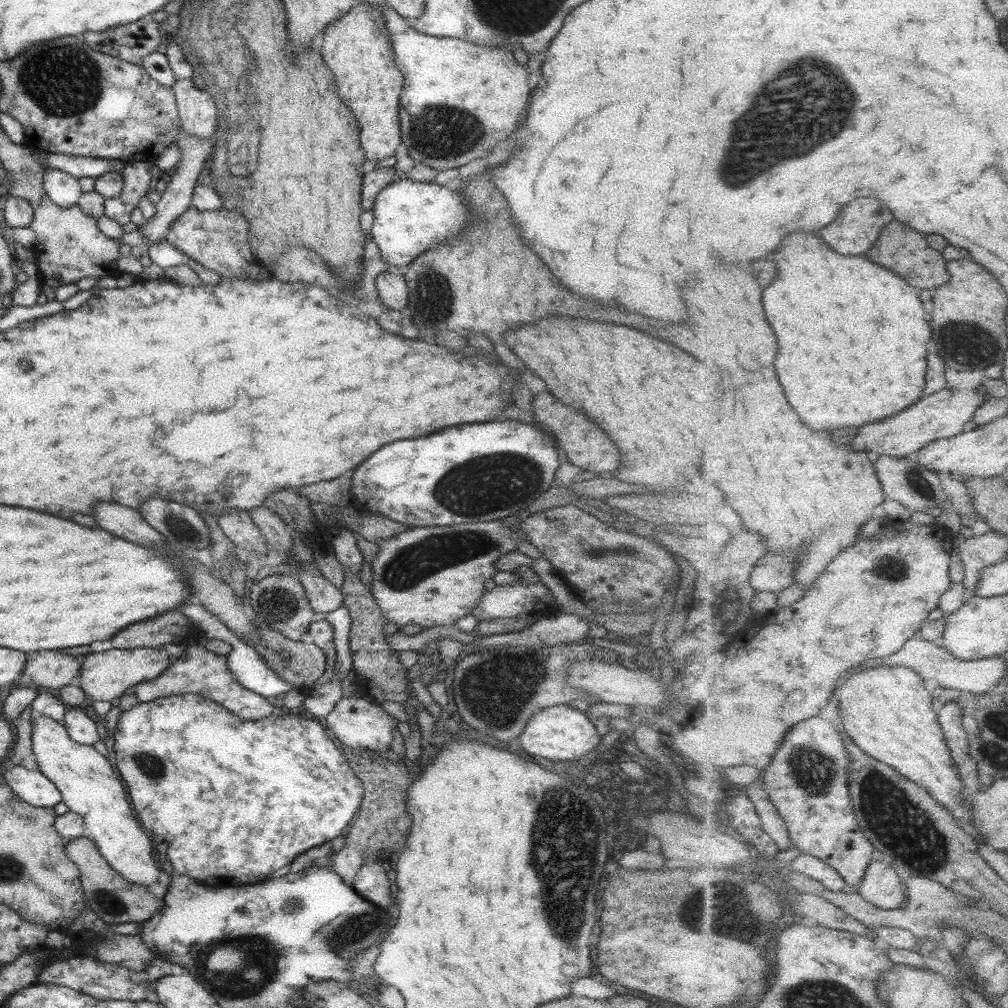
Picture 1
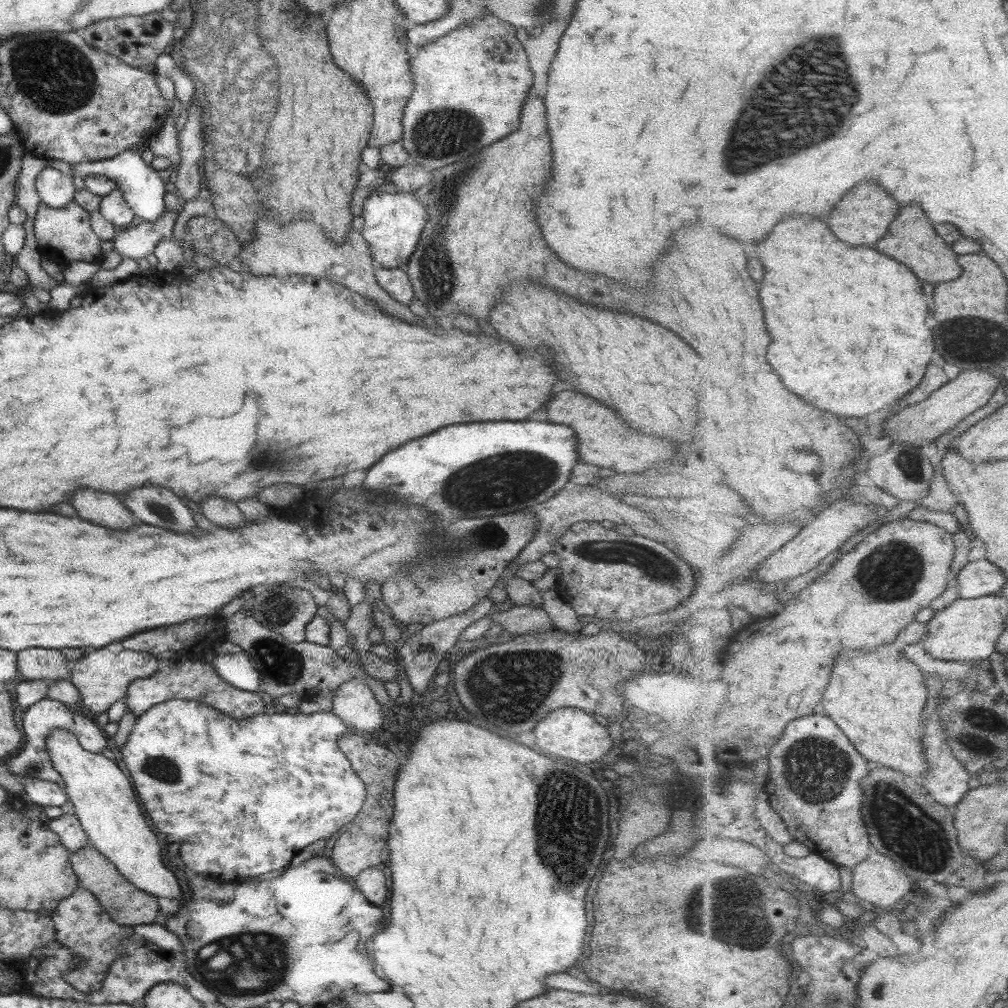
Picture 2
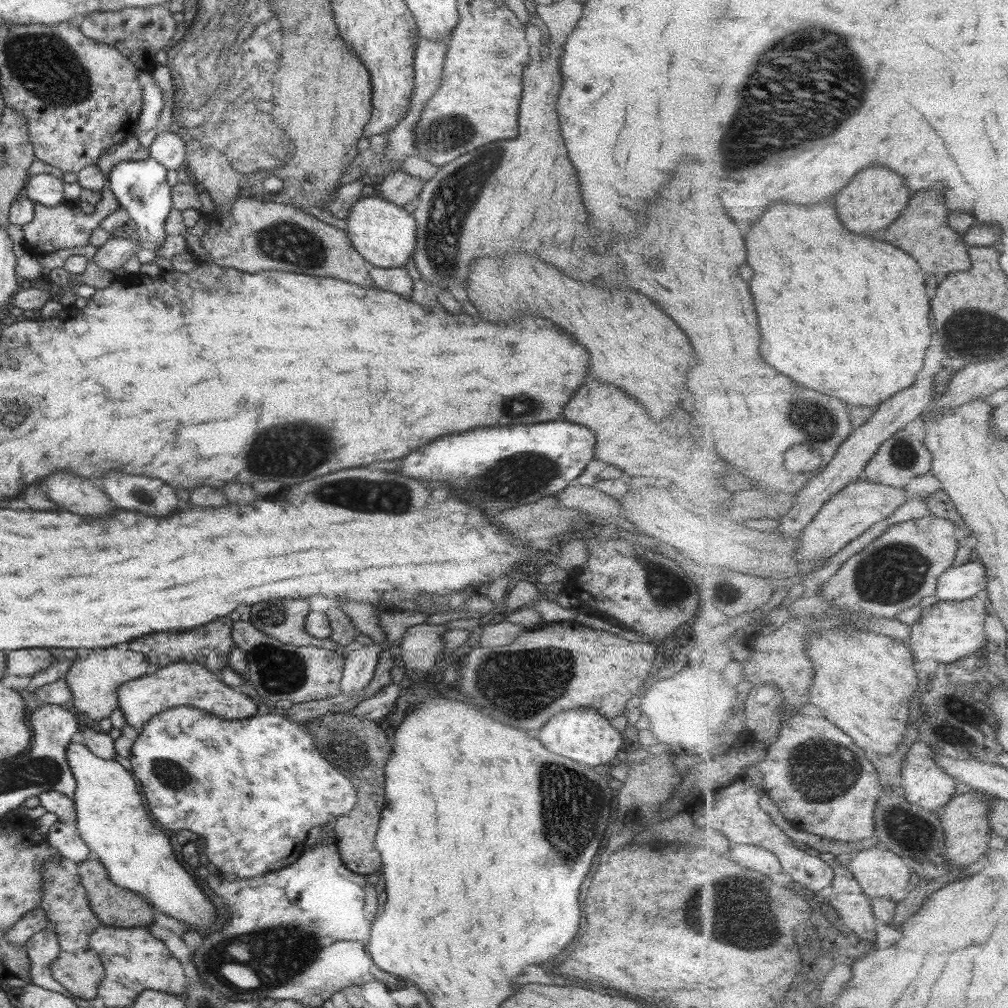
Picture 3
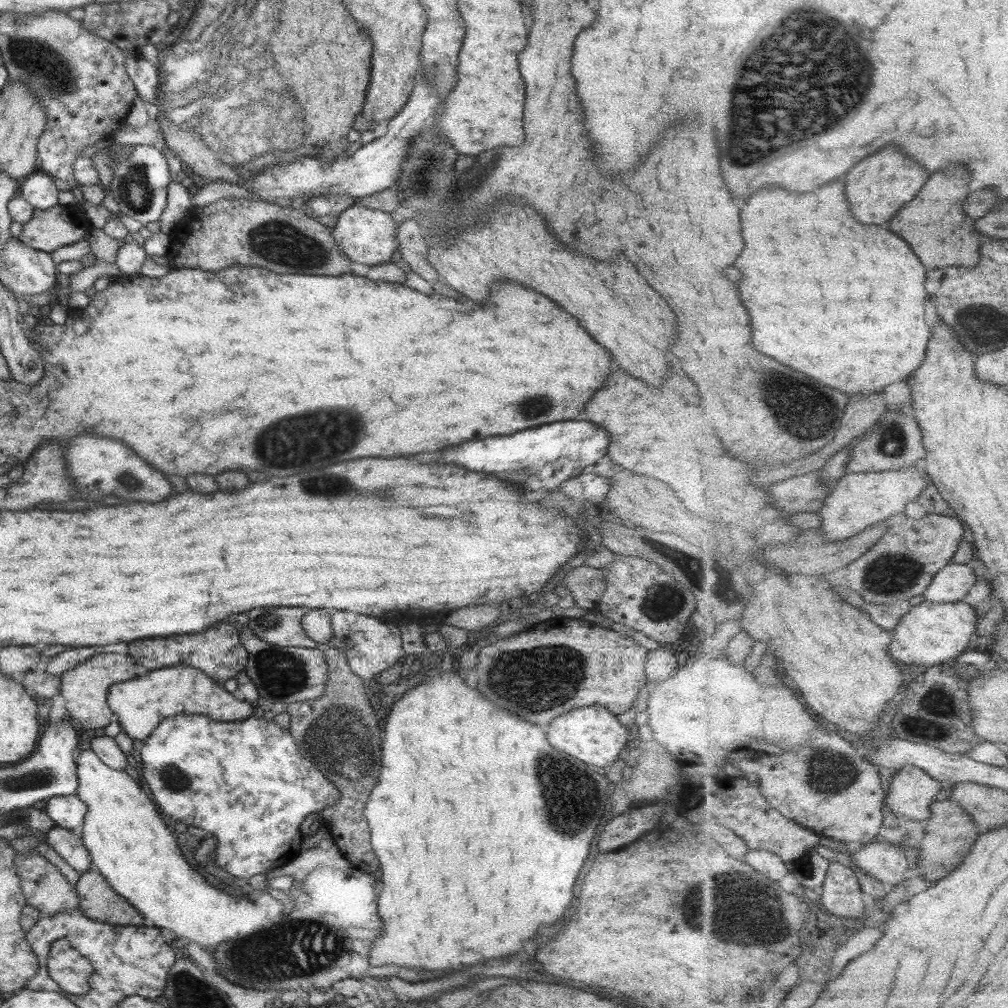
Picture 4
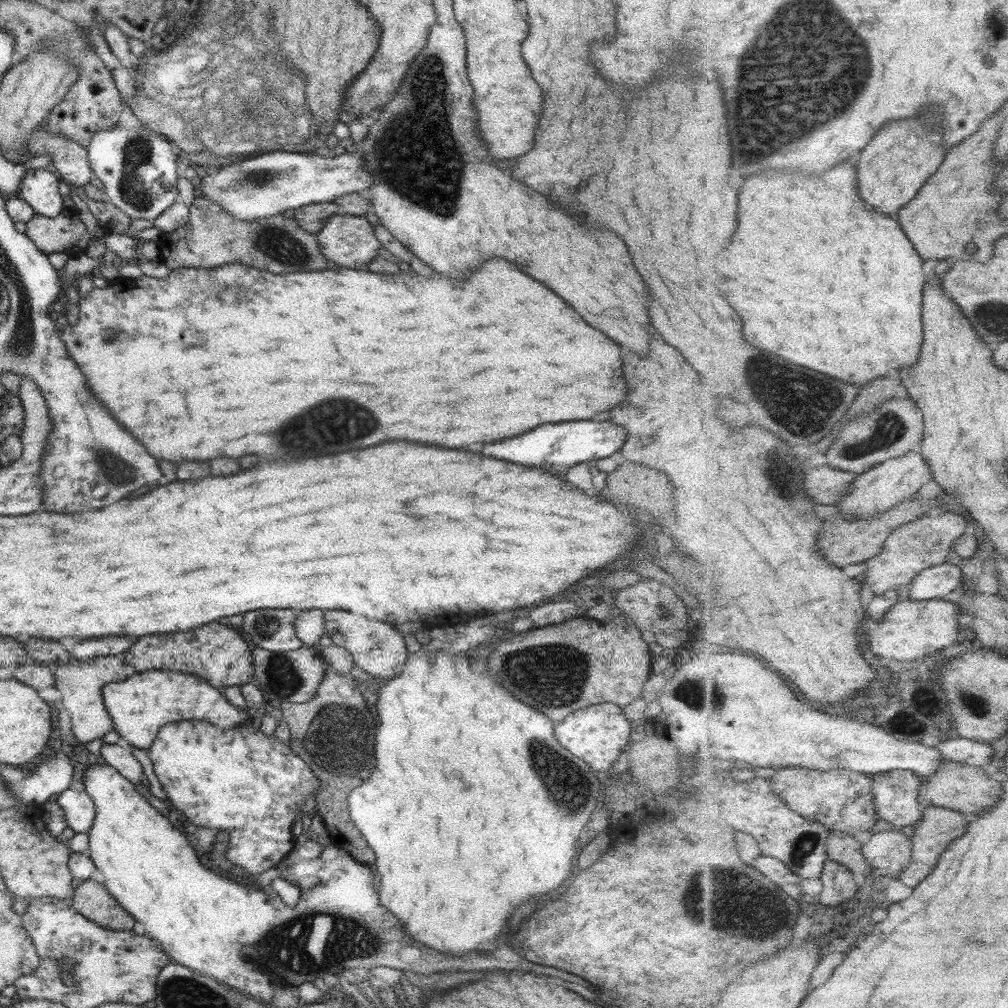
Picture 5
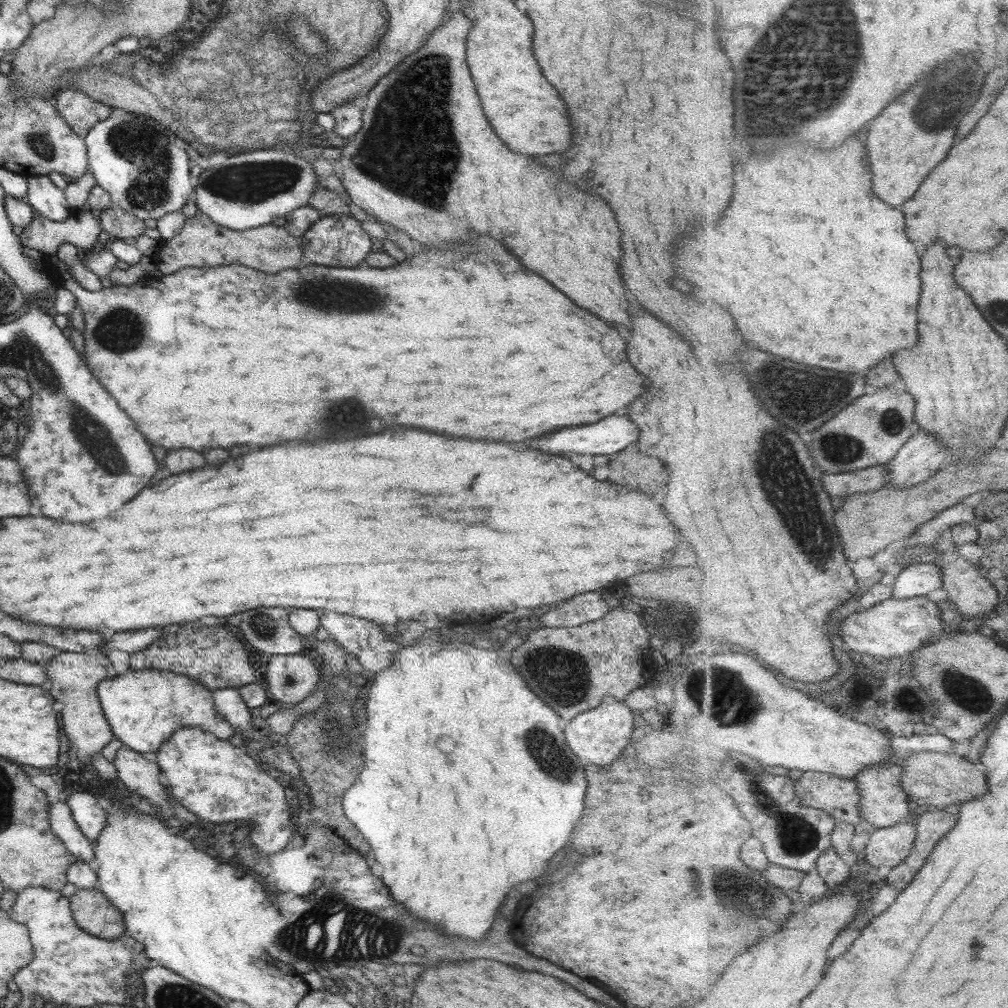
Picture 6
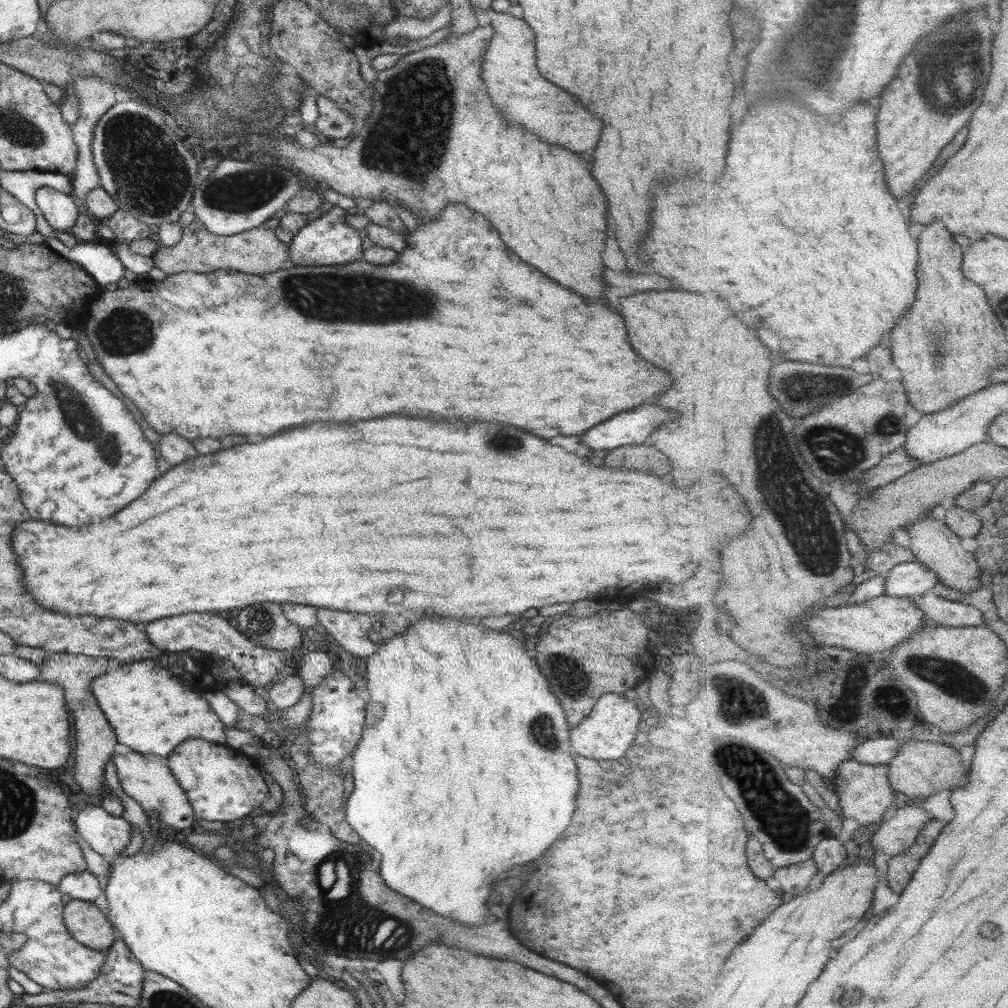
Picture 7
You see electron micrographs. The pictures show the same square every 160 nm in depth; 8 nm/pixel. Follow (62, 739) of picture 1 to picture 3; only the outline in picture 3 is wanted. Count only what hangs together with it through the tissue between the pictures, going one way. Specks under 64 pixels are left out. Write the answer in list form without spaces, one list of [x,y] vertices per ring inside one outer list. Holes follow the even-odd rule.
[[[79,743],[67,744],[65,760],[76,783],[72,800],[77,835],[95,852],[111,882],[141,895],[152,909],[182,922],[185,929],[211,928],[215,922],[213,906],[177,864],[167,836],[153,826],[129,771],[113,759],[97,758]]]

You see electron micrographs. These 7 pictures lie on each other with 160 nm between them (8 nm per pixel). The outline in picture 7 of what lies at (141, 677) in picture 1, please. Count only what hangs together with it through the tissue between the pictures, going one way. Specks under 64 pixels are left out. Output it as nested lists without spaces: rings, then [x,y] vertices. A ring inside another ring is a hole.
[[[46,652],[39,666],[38,680],[56,684],[61,687],[64,705],[73,716],[73,732],[75,732],[75,776],[73,780],[79,784],[79,792],[85,796],[105,796],[103,794],[103,770],[105,763],[111,758],[110,754],[117,740],[111,725],[105,720],[96,698],[91,692],[91,683],[95,677],[105,674],[107,658],[90,657],[87,655]]]

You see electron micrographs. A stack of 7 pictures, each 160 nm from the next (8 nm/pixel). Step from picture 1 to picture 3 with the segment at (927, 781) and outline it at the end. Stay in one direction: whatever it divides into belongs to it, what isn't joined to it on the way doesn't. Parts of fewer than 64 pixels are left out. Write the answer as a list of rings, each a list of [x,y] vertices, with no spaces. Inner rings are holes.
[[[832,628],[831,630],[820,630],[820,632],[812,632],[810,634],[811,640],[809,642],[809,654],[813,654],[813,664],[817,666],[817,682],[813,684],[813,702],[815,707],[821,708],[823,716],[829,718],[831,722],[835,722],[837,726],[841,726],[841,730],[845,730],[851,738],[864,750],[872,750],[878,754],[893,754],[900,746],[900,742],[903,740],[903,732],[907,730],[909,726],[909,716],[911,716],[911,710],[909,710],[909,700],[915,696],[917,688],[919,688],[919,677],[916,671],[916,658],[909,648],[908,644],[897,638],[891,638],[886,634],[877,634],[869,632],[867,630],[859,630],[858,632],[847,632],[839,628]]]

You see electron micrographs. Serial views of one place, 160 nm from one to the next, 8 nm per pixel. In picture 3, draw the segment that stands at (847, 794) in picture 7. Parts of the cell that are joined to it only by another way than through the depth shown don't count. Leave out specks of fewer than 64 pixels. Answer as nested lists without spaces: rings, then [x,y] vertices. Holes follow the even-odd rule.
[[[921,740],[917,744],[912,744],[907,758],[903,761],[901,770],[901,785],[905,789],[905,797],[914,805],[923,807],[925,810],[940,814],[944,812],[945,806],[955,796],[955,786],[957,782],[943,770],[936,761],[936,750],[928,744],[923,744]]]

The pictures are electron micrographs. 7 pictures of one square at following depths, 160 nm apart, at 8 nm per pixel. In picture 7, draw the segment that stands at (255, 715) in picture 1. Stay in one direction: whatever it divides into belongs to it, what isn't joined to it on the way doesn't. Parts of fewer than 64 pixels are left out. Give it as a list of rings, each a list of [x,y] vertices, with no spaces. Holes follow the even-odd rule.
[[[154,659],[125,662],[115,671],[95,677],[91,683],[91,692],[113,732],[117,734],[117,742],[128,746],[133,752],[159,759],[165,758],[172,749],[171,746],[183,742],[185,738],[199,737],[220,745],[225,742],[225,726],[213,710],[209,709],[207,701],[197,692],[193,692],[189,686],[181,684],[177,678],[173,682],[173,674],[167,669],[163,670]]]

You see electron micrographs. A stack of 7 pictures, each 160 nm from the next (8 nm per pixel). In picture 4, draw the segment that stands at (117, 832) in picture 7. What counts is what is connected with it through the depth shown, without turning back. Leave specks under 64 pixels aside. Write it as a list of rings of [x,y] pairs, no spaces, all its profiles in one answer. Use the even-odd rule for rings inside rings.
[[[76,795],[57,796],[46,800],[44,812],[54,822],[54,826],[77,832],[87,810]]]

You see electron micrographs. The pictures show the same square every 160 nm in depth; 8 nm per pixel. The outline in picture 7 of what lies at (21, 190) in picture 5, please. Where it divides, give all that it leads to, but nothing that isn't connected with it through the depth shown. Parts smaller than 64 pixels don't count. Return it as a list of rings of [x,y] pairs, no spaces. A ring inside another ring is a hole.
[[[41,186],[34,194],[37,208],[55,232],[66,237],[73,221],[78,217],[78,203],[70,194]]]

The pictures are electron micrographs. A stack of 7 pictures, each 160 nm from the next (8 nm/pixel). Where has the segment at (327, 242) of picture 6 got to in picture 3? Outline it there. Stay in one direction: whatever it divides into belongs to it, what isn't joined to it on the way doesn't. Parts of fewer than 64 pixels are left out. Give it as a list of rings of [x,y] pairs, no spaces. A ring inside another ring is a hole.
[[[378,196],[363,197],[350,208],[346,220],[345,232],[354,249],[373,267],[399,268],[410,260],[416,245],[416,222],[403,207]]]

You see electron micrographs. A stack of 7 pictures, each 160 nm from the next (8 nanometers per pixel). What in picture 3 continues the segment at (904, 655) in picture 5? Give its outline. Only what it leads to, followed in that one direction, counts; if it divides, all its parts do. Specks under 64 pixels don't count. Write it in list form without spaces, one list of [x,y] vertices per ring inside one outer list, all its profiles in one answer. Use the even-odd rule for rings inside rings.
[[[979,597],[964,601],[941,601],[925,607],[921,620],[912,624],[912,635],[907,643],[917,661],[939,659],[941,662],[955,662],[975,652],[992,648],[985,633],[987,603]]]

